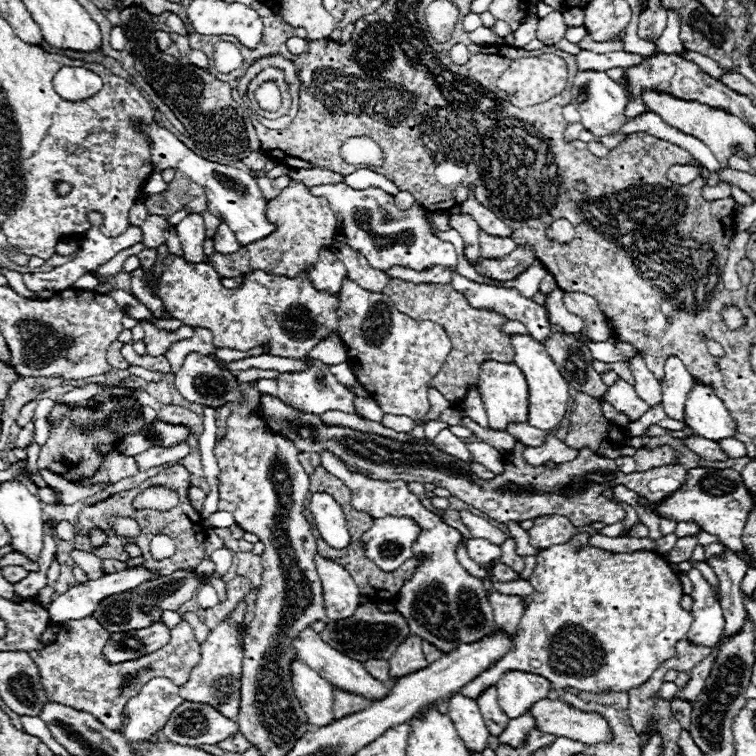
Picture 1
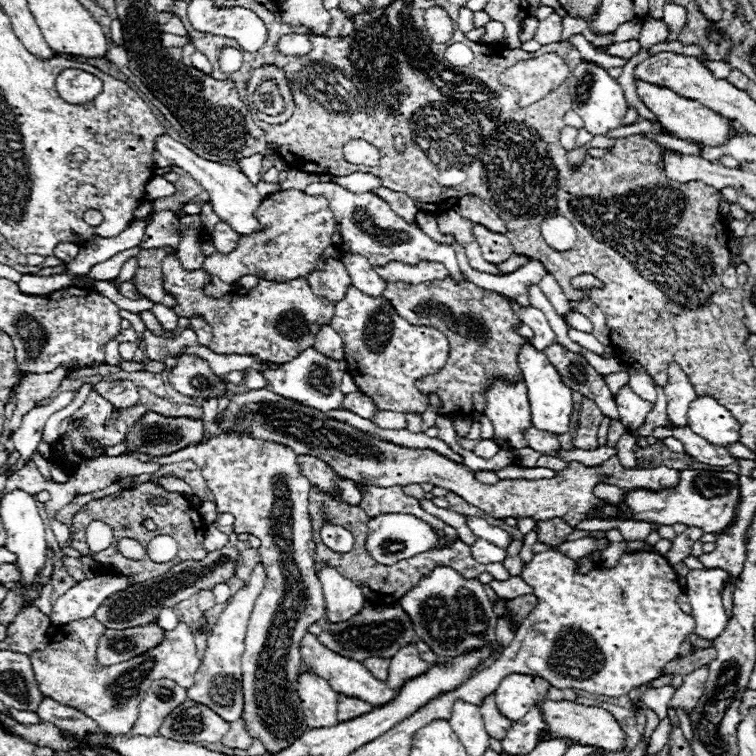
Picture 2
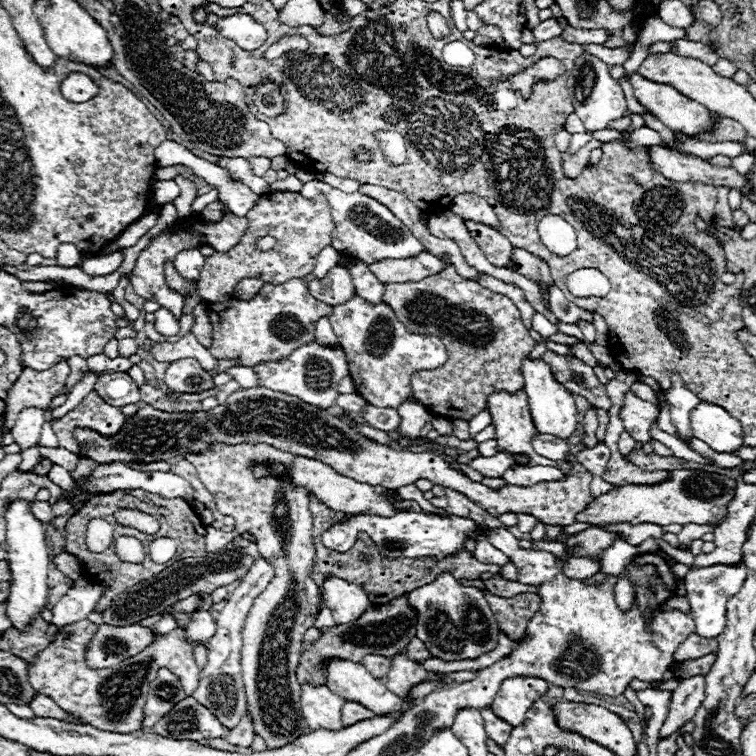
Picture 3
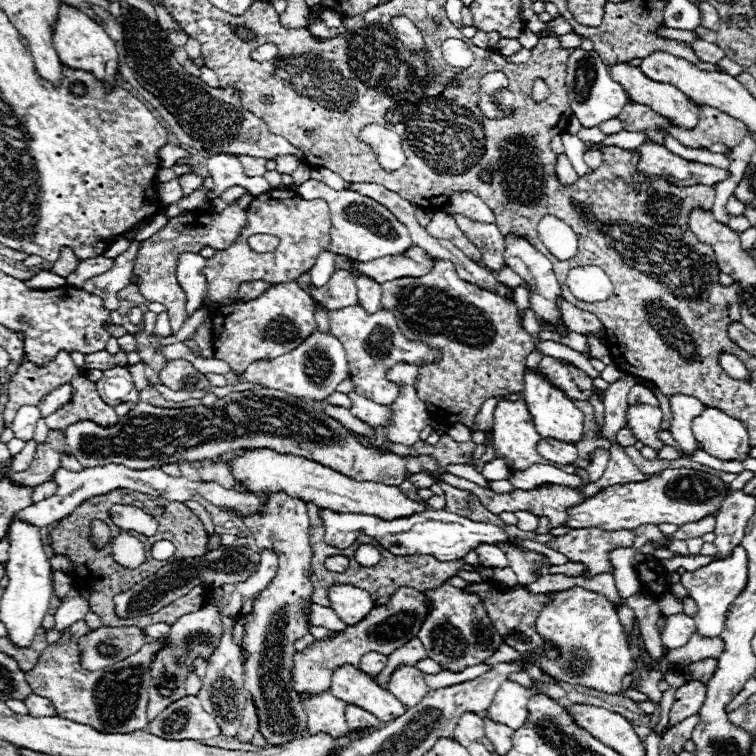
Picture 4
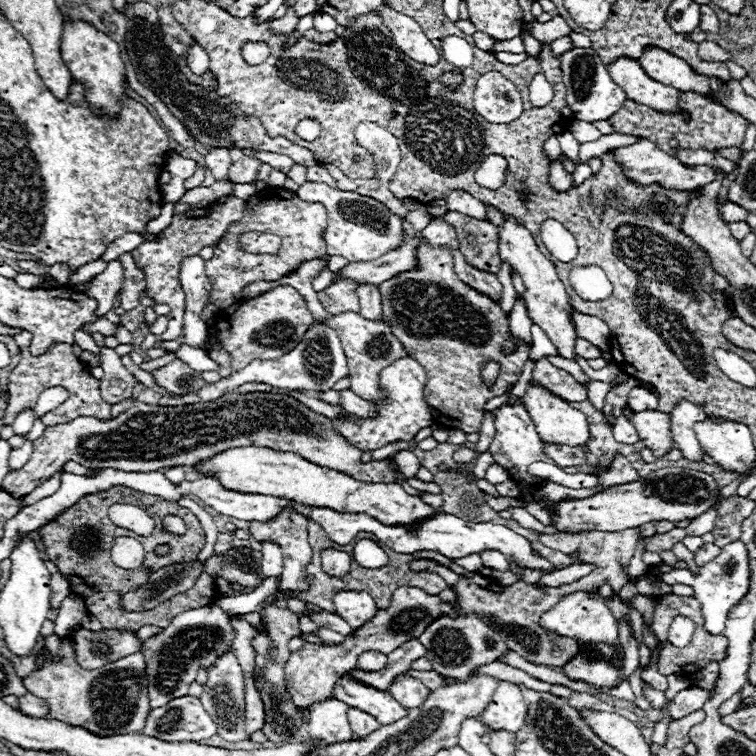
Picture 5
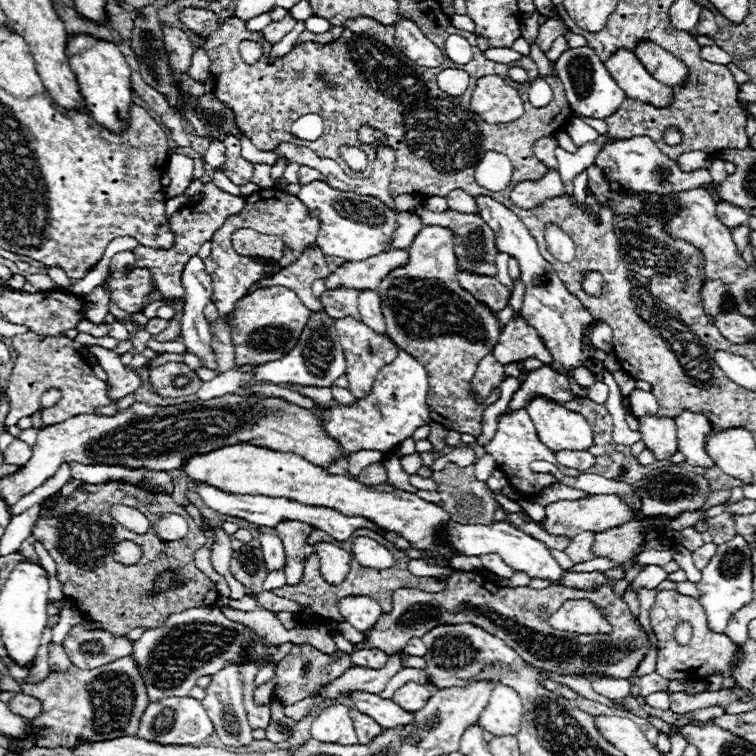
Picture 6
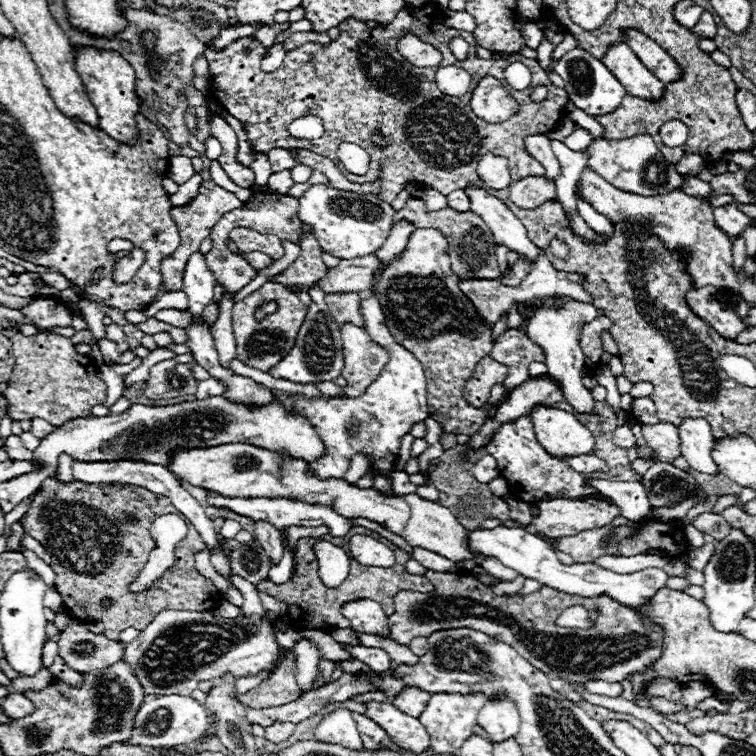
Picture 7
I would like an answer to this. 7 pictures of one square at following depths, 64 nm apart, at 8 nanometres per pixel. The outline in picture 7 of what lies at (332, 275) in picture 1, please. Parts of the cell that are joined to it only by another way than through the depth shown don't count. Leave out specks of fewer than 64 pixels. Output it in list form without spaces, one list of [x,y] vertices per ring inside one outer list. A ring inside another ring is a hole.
[[[342,292],[342,294],[326,294],[326,304],[336,318],[338,324],[352,322],[354,326],[364,326],[364,318],[360,314],[360,296],[354,292]]]

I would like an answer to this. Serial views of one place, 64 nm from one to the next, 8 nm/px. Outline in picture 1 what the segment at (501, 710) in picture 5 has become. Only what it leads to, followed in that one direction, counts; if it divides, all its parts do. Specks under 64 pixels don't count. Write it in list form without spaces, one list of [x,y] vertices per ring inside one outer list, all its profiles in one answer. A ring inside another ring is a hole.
[[[518,670],[504,674],[496,686],[500,708],[504,710],[504,714],[508,714],[508,718],[524,716],[528,712],[528,706],[546,698],[548,690],[552,688],[546,678]]]

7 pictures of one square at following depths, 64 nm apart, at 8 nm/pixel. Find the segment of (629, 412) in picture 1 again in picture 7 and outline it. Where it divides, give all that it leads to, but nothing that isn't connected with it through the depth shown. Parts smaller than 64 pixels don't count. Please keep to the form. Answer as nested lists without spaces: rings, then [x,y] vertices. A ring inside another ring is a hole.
[[[656,424],[656,426],[642,426],[642,434],[658,454],[662,462],[674,462],[680,456],[680,438],[678,428],[672,424]]]

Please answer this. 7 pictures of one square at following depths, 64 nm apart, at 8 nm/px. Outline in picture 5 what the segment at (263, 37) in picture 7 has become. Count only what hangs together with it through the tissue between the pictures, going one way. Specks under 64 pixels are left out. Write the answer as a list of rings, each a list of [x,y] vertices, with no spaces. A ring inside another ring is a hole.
[[[288,8],[288,12],[282,18],[270,22],[270,32],[272,34],[290,34],[296,28],[296,24],[298,24],[298,16],[296,16],[294,8]]]

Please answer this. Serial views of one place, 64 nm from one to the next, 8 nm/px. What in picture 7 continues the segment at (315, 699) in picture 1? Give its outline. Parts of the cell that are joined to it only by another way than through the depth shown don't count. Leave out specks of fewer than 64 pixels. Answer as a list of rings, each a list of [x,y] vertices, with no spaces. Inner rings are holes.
[[[334,710],[322,718],[322,722],[314,728],[314,736],[318,742],[340,744],[350,750],[362,750],[362,738],[356,728],[350,710]]]

